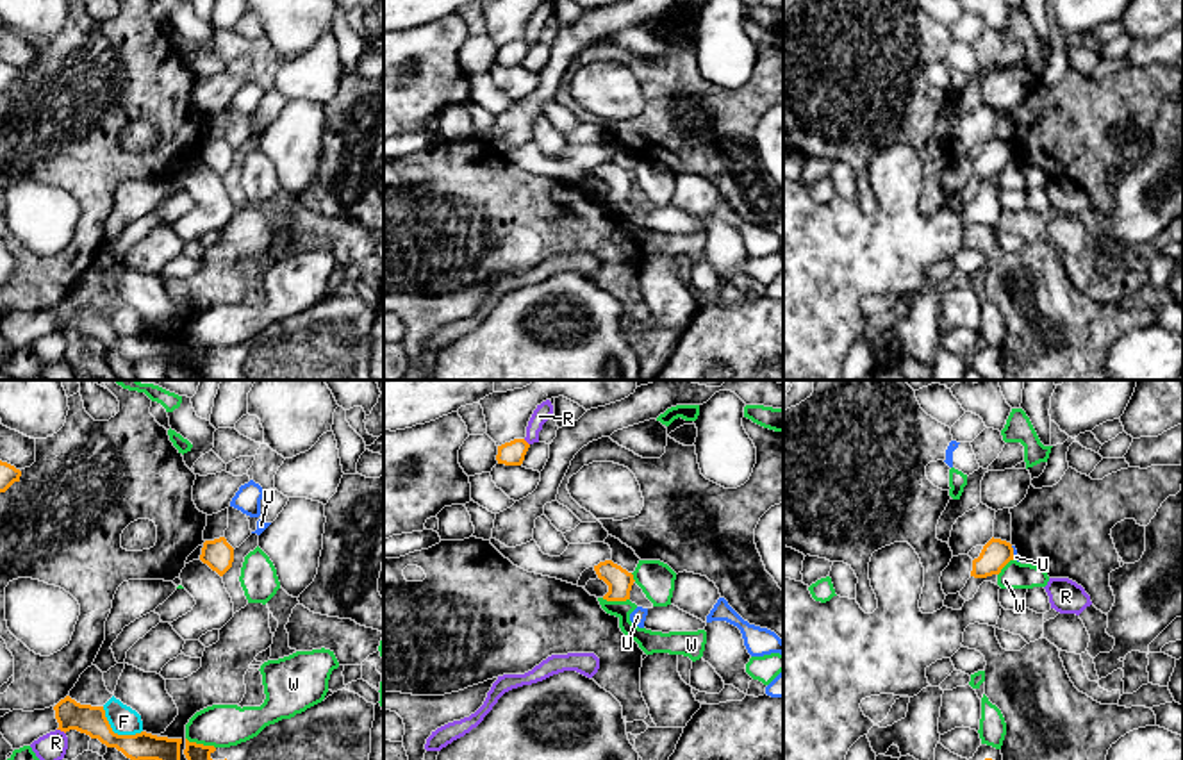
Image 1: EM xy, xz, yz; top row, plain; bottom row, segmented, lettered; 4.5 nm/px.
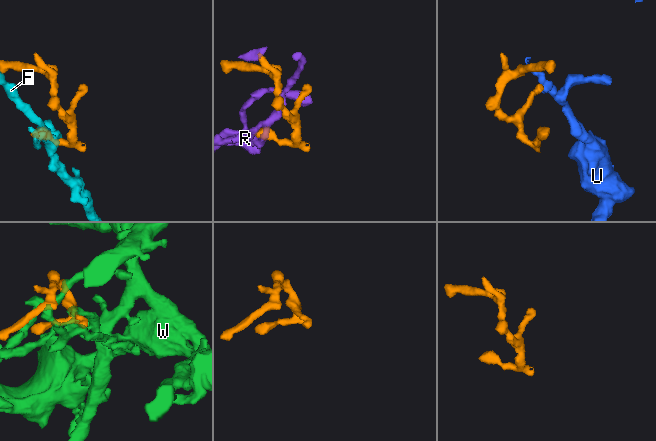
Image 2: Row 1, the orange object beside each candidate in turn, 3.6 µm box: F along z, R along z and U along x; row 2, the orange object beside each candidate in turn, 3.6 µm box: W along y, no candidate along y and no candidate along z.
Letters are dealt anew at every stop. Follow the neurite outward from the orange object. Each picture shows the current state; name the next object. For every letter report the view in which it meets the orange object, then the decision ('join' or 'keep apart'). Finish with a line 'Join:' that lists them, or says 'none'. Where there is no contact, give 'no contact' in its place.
F: xy | keep apart
R: xy | keep apart
U: yz | keep apart
W: xy | keep apart
Join: none

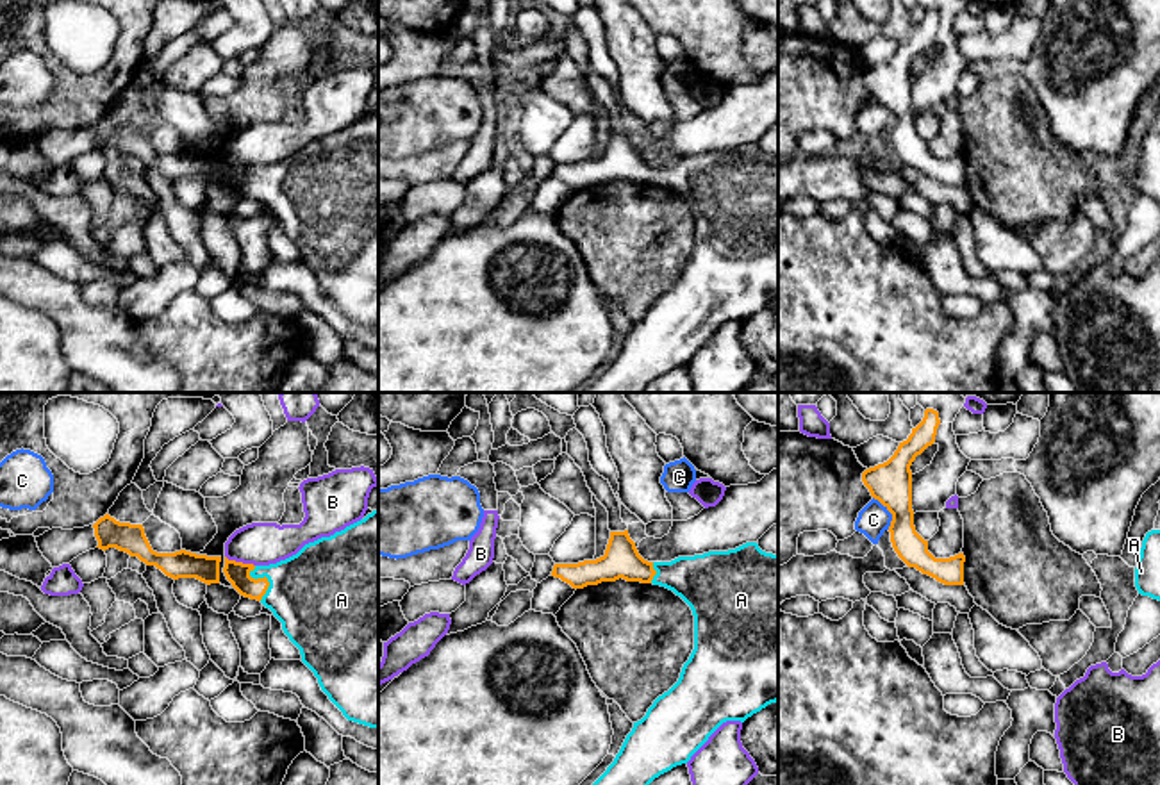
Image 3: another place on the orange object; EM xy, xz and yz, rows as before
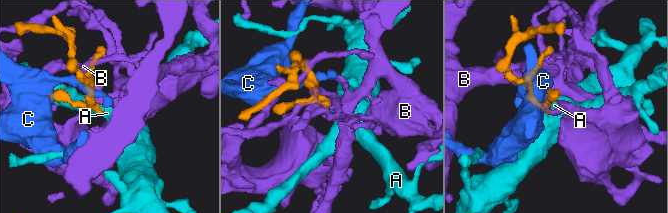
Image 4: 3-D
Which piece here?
A: xy | join
B: xy | keep apart
C: yz | keep apart
Join: A

